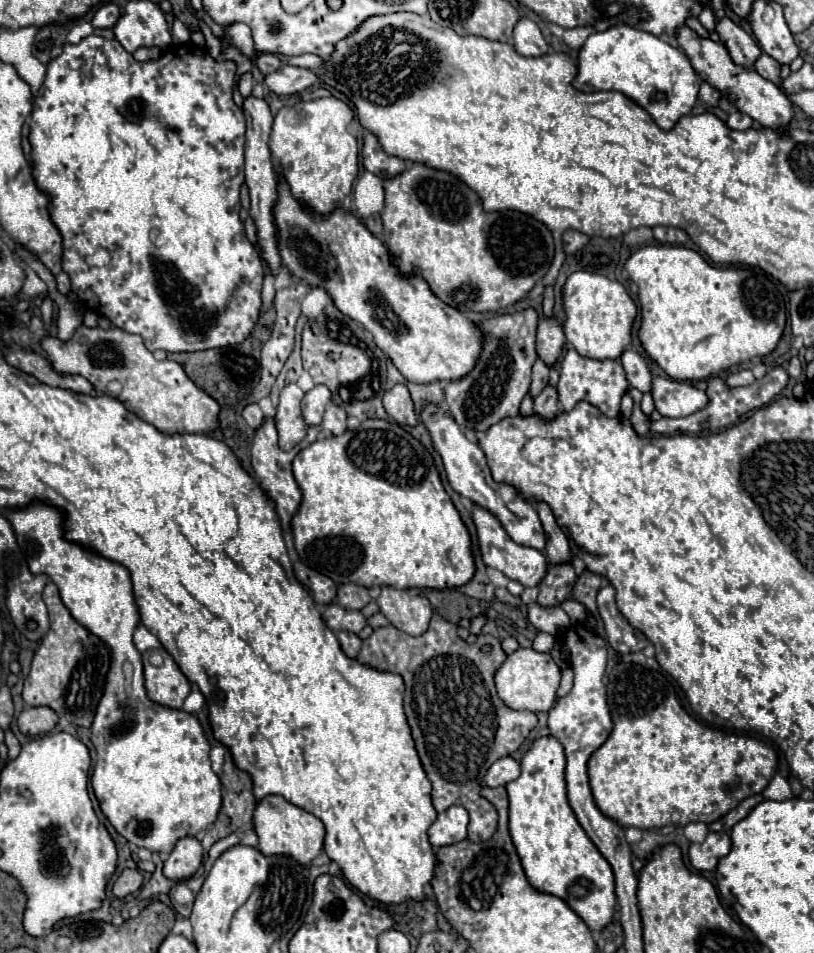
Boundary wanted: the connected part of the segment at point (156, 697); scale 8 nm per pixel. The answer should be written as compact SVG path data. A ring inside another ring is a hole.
M156 648L142 652L142 664L148 698L166 708L182 708L190 694L190 680L182 674L174 658L164 648Z

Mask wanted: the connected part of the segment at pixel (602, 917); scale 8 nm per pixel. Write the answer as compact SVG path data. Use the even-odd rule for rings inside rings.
M554 736L538 738L524 754L520 766L520 776L508 782L506 790L510 798L510 836L530 886L562 898L590 930L606 928L616 914L614 874L568 804L562 744Z

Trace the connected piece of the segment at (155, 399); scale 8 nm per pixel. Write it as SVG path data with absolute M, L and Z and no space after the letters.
M80 326L74 336L68 342L62 342L60 338L54 336L46 336L40 340L40 348L46 352L48 362L52 364L52 368L56 372L62 374L80 374L86 380L90 380L94 384L96 390L106 392L108 390L108 382L116 380L122 384L120 394L116 396L130 412L134 412L138 418L150 422L152 426L160 428L160 432L190 432L190 434L200 434L200 432L210 432L216 428L218 422L218 412L220 406L216 404L216 400L212 400L204 390L200 390L182 370L180 364L164 360L164 362L156 362L156 358L152 356L152 352L146 350L144 342L140 336L128 334L120 328L88 328L88 326Z

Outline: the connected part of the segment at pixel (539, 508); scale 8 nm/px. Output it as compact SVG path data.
M536 502L536 512L540 516L540 522L546 530L546 552L548 552L548 560L564 560L564 556L568 556L570 546L568 546L568 538L566 534L560 530L560 526L554 520L554 514L550 510L550 506L546 502Z

